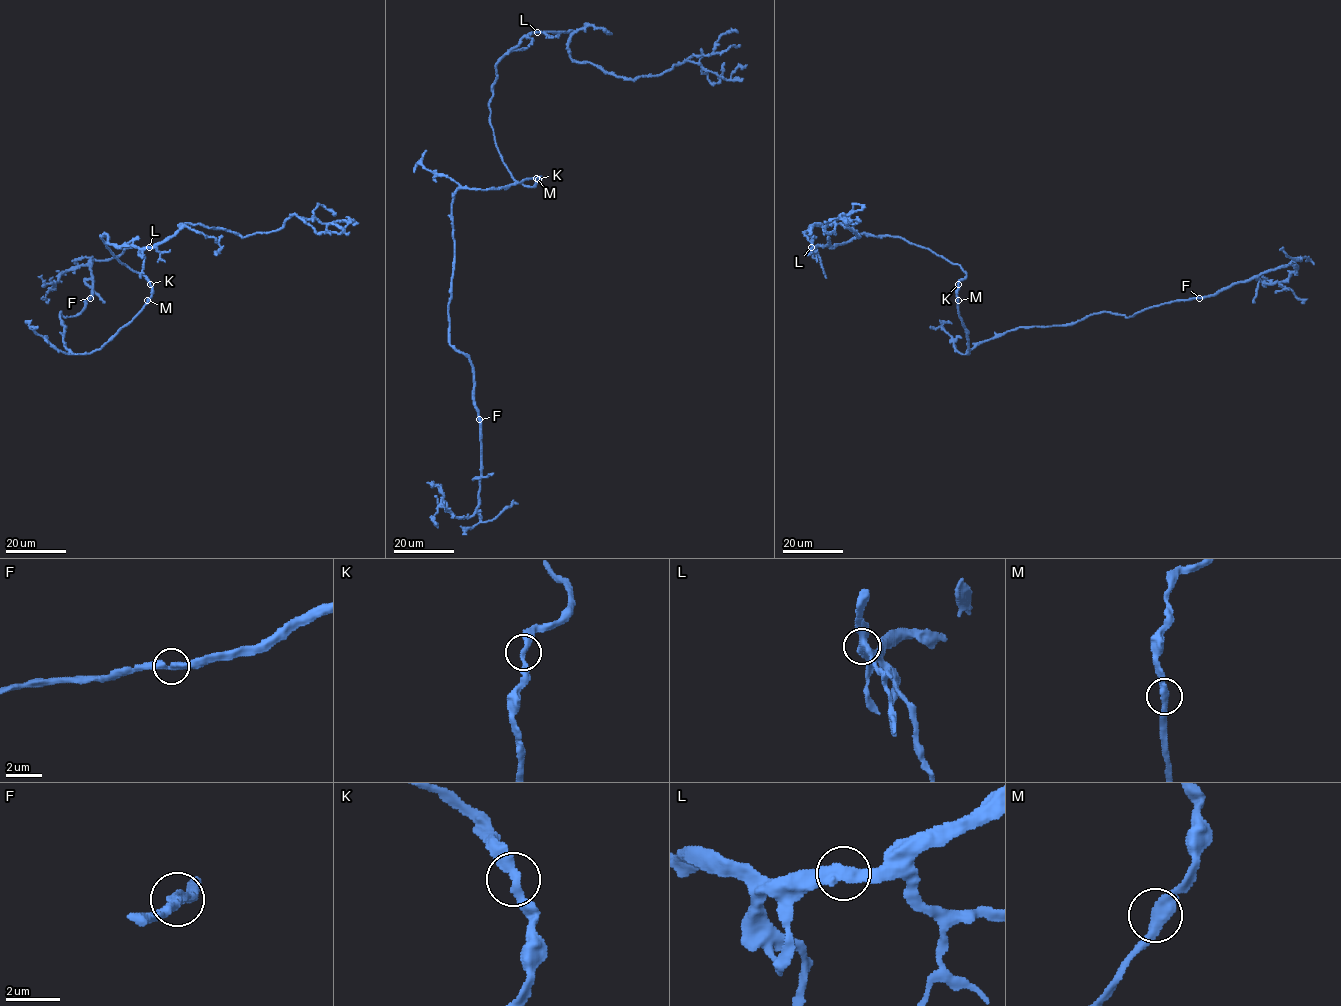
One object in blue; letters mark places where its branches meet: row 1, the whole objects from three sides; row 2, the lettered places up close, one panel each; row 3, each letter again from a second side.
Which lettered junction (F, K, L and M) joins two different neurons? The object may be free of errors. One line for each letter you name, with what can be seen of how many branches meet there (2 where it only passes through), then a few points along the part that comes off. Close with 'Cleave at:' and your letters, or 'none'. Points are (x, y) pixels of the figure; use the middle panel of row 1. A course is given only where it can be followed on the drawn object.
Cleave at: none

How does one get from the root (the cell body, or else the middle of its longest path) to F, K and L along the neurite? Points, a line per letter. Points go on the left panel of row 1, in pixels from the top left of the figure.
F: (142, 308), (100, 348), (72, 354), (63, 342), (66, 327), (60, 312), (65, 317), (76, 316), (90, 298)
K: (142, 308), (151, 295), (150, 284)
L: (142, 308), (151, 295), (150, 283), (122, 263), (101, 236), (105, 233), (109, 243), (118, 246), (149, 247)

